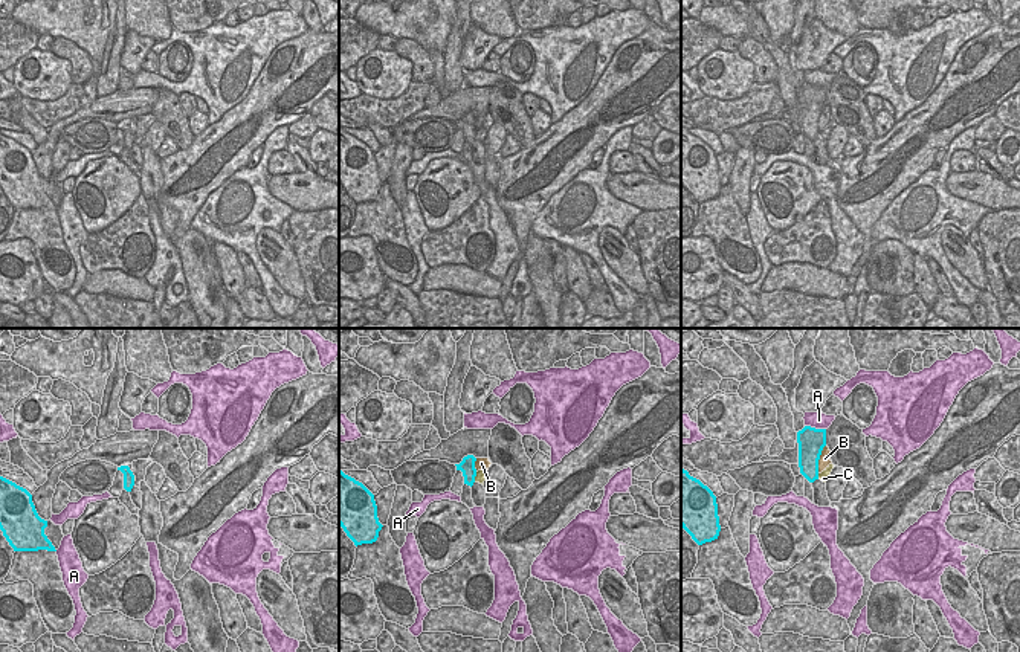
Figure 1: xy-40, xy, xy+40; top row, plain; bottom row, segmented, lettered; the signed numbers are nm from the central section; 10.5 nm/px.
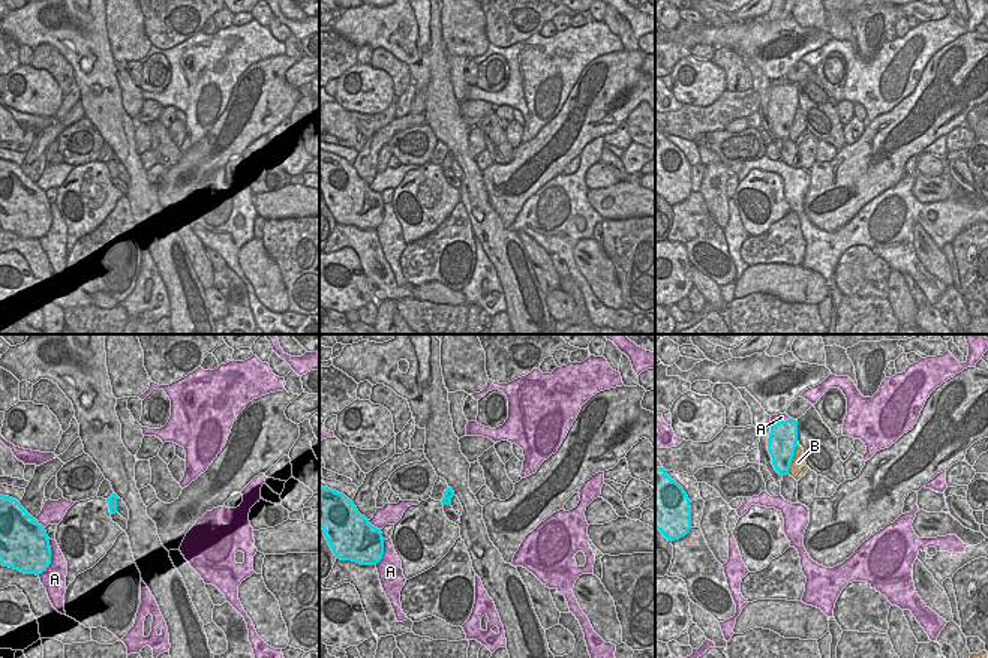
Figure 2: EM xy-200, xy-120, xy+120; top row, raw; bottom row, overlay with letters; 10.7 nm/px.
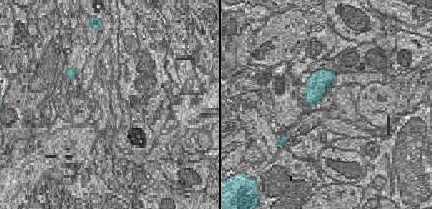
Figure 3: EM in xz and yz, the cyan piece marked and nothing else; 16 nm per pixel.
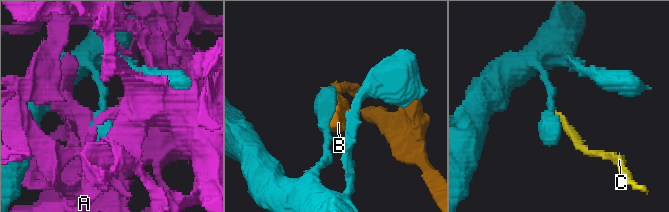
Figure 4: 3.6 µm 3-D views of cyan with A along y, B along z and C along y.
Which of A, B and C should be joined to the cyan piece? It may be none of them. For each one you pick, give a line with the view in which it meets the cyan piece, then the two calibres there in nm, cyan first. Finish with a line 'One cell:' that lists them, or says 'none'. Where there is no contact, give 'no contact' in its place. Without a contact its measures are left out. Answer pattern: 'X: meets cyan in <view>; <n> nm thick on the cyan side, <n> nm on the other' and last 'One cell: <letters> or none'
One cell: none

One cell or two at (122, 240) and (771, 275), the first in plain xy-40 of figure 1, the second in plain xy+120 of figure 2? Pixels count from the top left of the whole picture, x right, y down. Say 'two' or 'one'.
two

